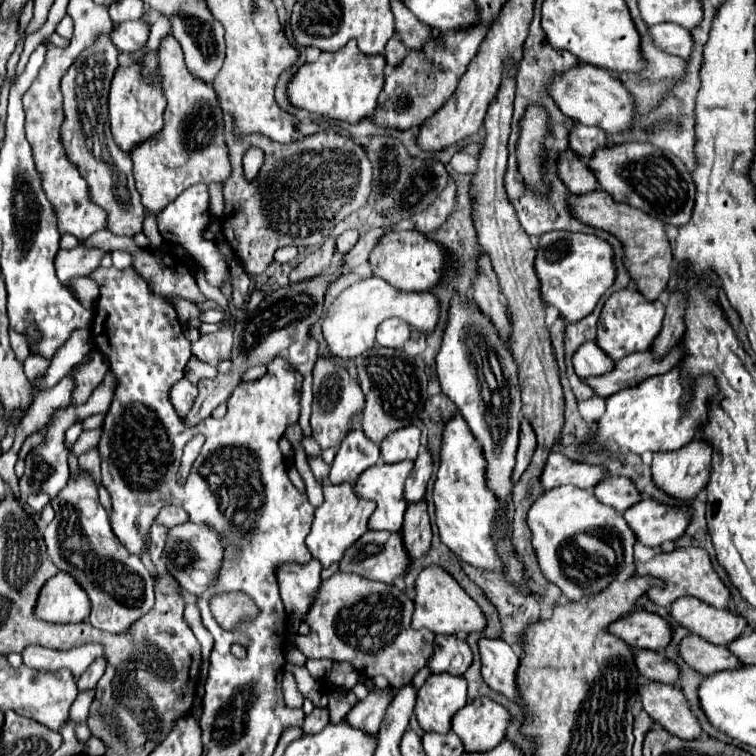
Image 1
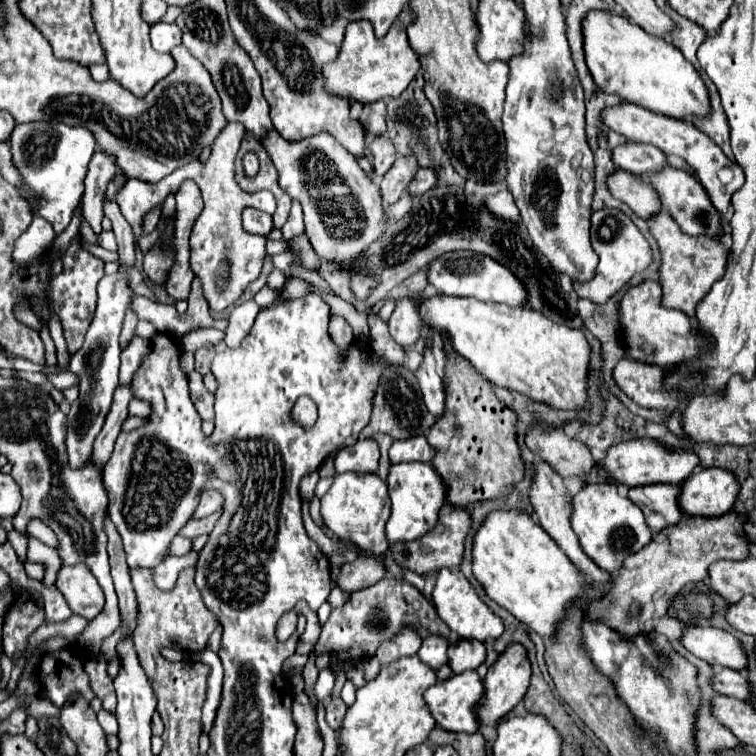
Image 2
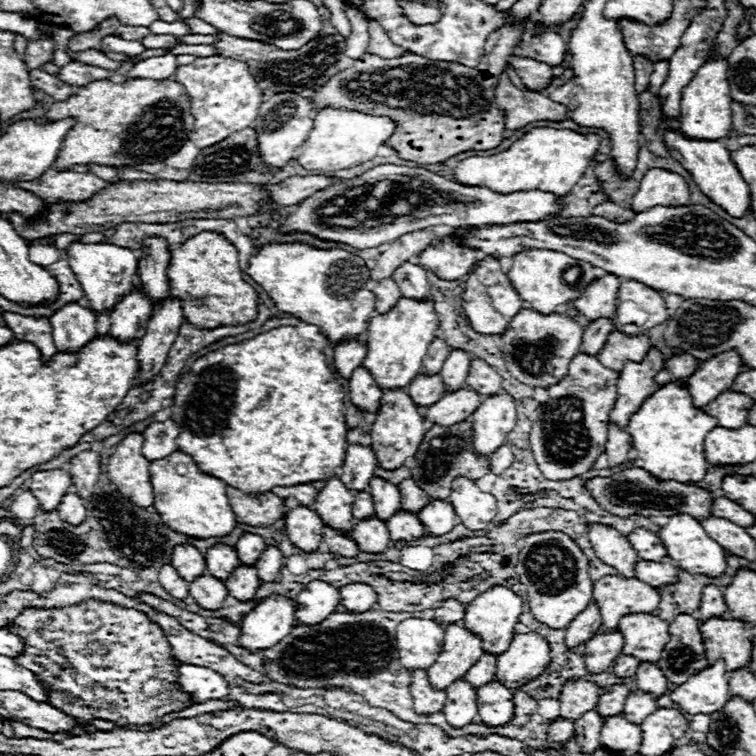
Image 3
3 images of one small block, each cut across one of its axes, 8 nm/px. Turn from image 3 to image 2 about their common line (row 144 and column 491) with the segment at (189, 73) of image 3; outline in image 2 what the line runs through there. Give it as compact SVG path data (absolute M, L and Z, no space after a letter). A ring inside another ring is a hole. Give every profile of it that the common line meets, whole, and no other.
M508 190L498 192L494 196L486 198L486 206L490 208L492 214L496 214L498 218L506 218L506 220L518 220L518 208L514 204L514 198Z

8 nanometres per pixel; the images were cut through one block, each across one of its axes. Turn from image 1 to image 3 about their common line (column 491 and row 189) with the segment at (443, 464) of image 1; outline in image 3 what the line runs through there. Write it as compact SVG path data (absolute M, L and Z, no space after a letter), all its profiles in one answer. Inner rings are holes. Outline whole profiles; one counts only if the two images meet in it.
M534 128L524 134L512 148L494 156L470 156L458 162L452 180L466 186L486 186L494 192L518 192L518 190L542 190L558 192L566 196L572 186L582 178L586 166L596 154L600 138L596 134L576 134L572 130Z

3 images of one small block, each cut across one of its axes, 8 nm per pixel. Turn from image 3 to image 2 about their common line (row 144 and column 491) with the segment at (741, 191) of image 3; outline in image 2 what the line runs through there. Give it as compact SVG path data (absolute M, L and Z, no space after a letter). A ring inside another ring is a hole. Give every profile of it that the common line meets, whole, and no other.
M512 644L506 648L506 652L490 666L486 678L484 678L484 694L480 704L476 706L476 718L480 724L496 724L498 720L506 718L514 706L524 698L528 682L530 682L530 660L520 644Z

